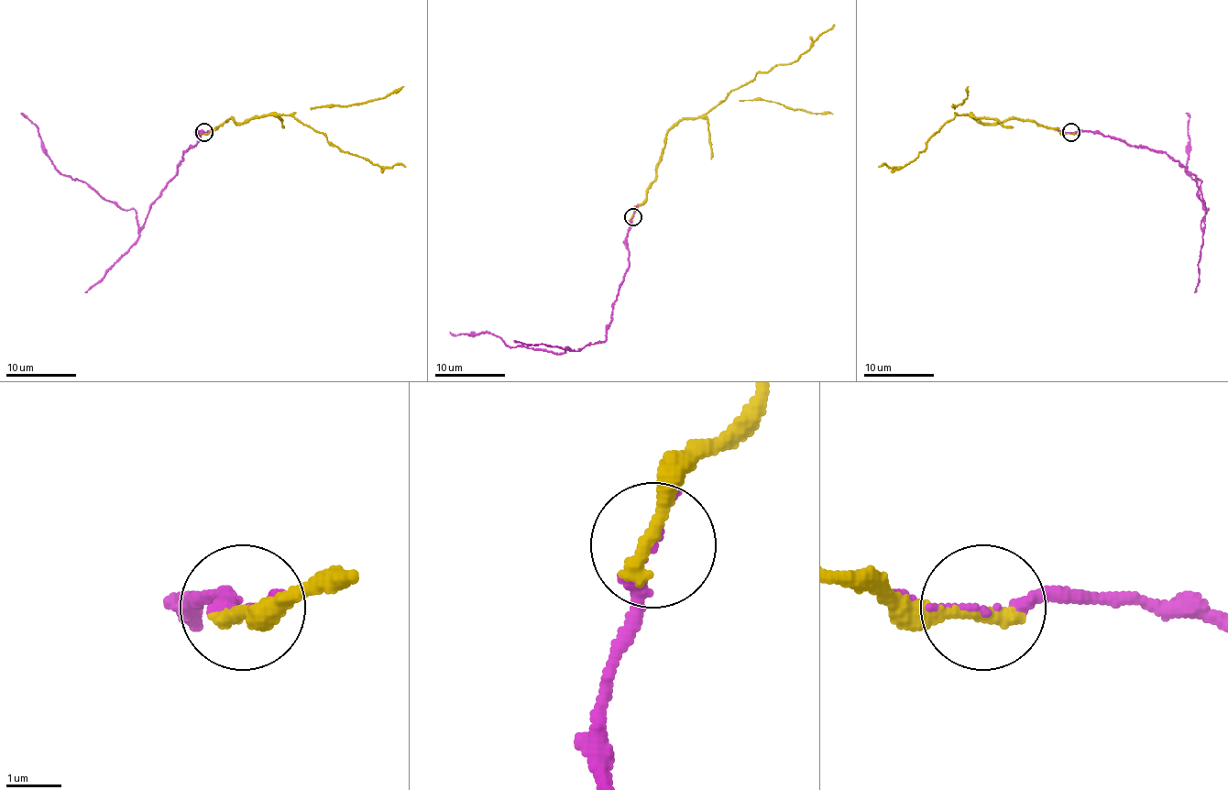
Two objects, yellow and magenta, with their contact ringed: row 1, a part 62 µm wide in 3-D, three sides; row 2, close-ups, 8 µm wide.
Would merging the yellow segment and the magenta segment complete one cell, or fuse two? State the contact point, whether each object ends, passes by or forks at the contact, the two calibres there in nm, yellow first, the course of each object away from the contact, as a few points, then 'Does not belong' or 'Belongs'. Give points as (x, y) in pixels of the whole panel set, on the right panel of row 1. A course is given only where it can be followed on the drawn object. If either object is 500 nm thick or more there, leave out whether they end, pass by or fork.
Place: (1071, 132). At the ring yellow ends. At the ring magenta passes by. Thickness 340 nm (yellow) against 100 nm. Course of yellow: (1070, 133), (1037, 126), (1032, 120), (1011, 118), (988, 124), (970, 115), (956, 115), (909, 164), (879, 166). Course of magenta: (1070, 133), (1099, 131), (1166, 152), (1196, 177), (1204, 225), (1200, 181), (1187, 173), (1185, 113). Does not belong

